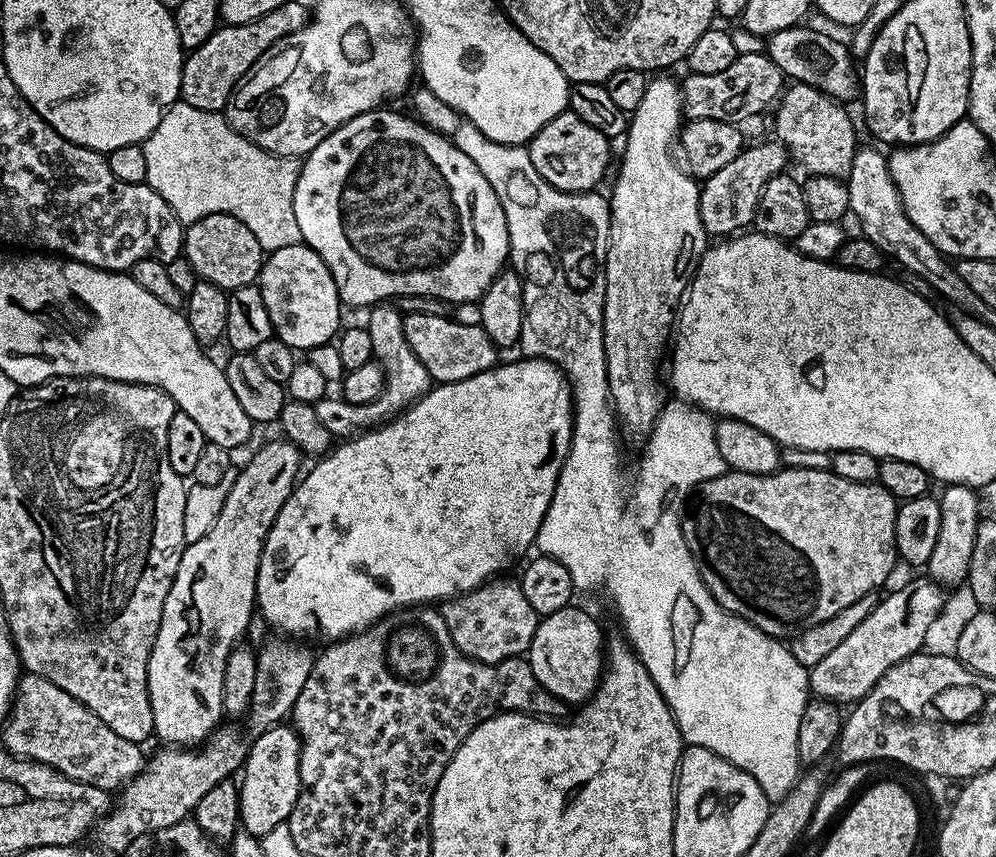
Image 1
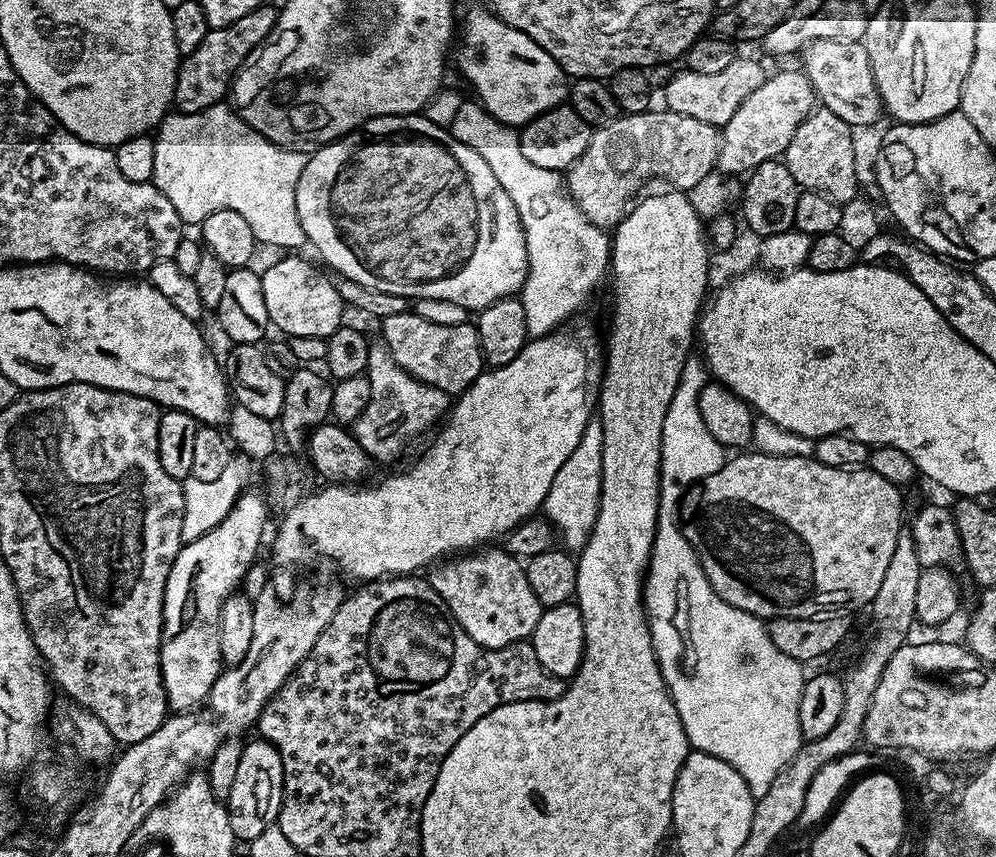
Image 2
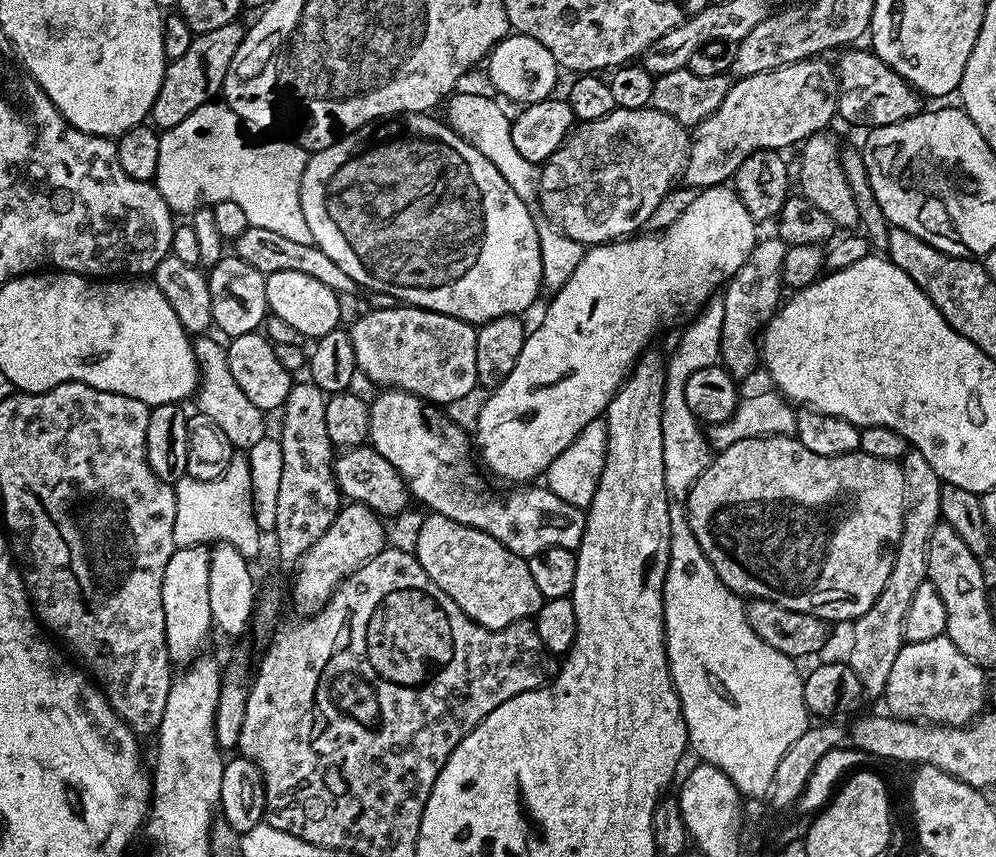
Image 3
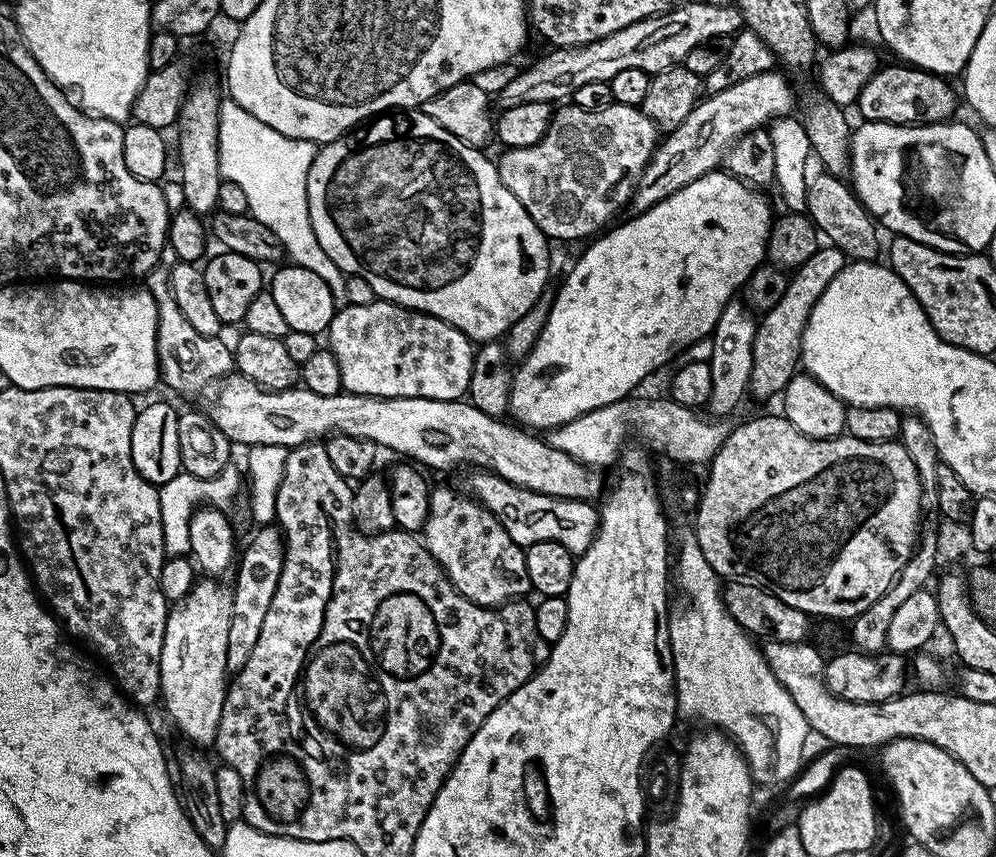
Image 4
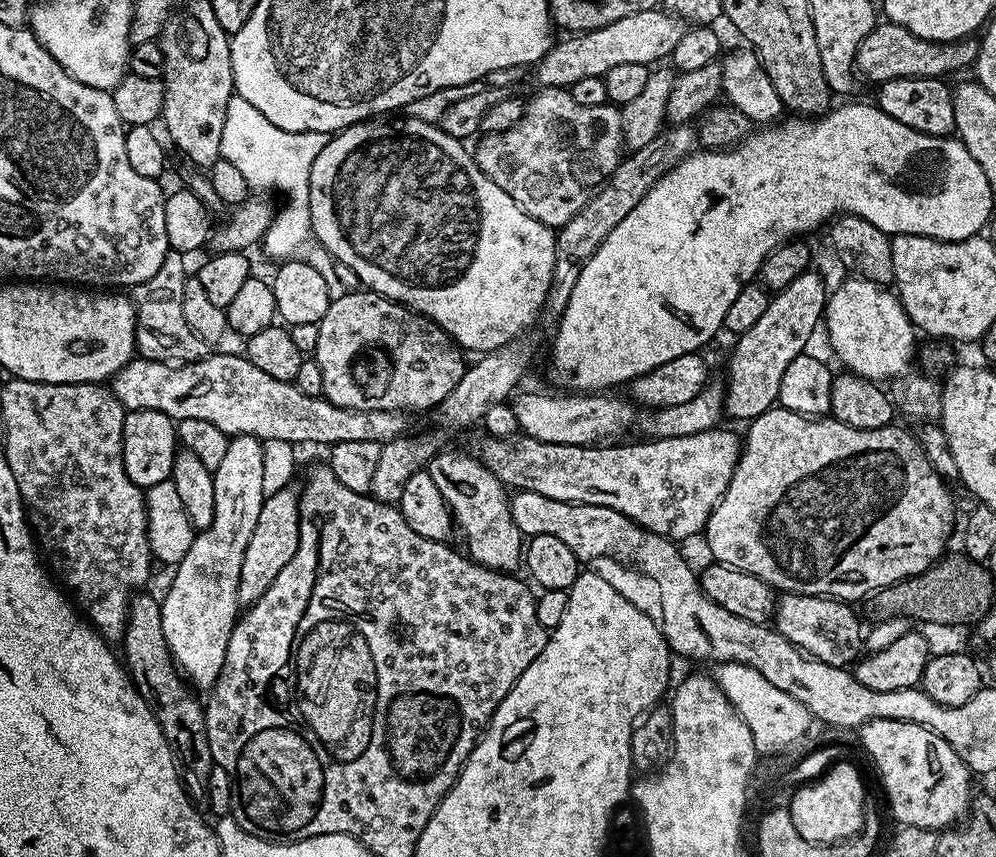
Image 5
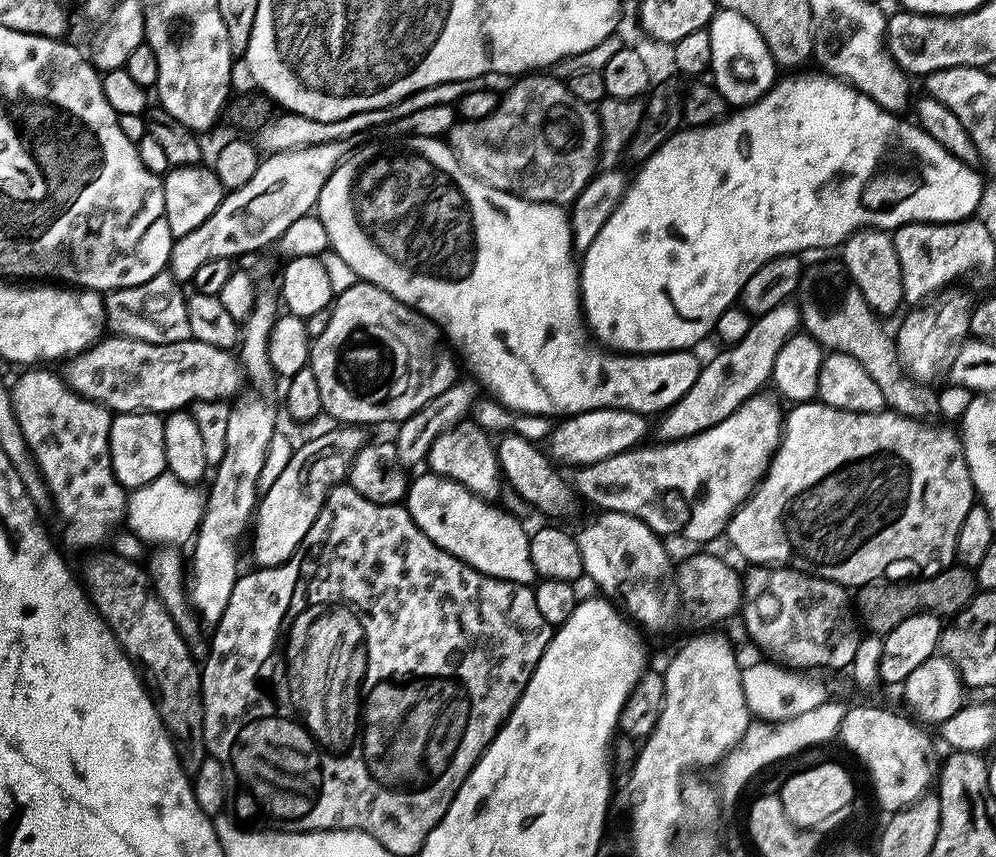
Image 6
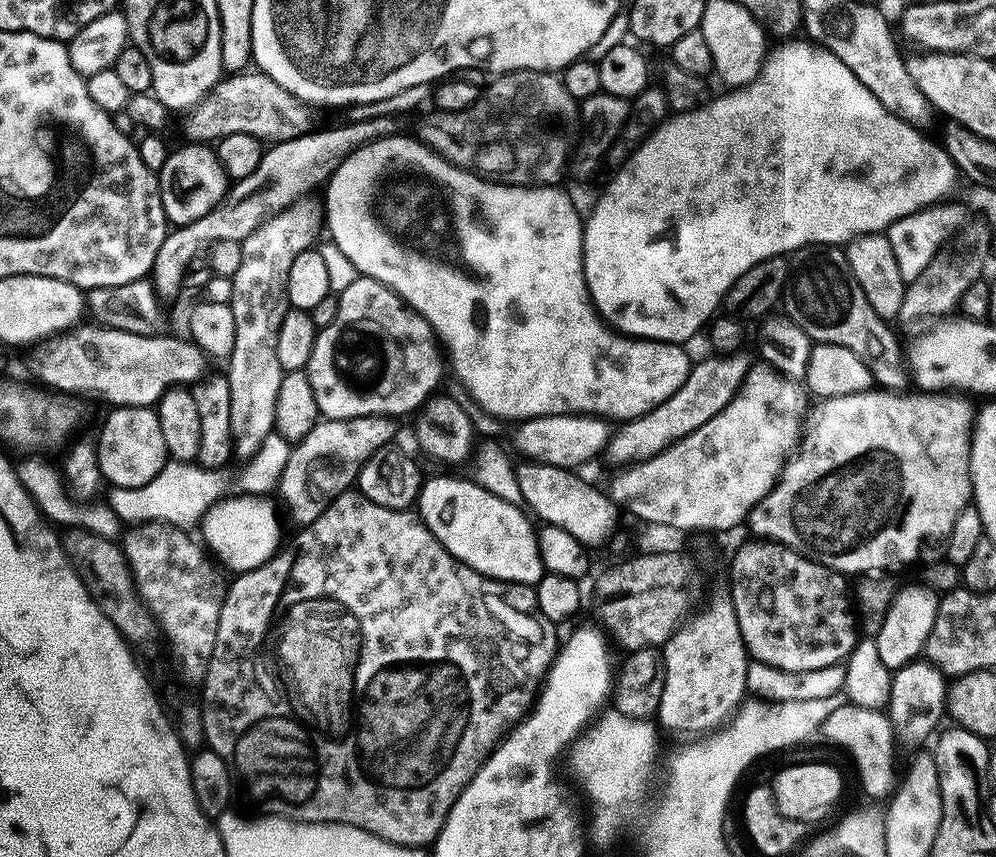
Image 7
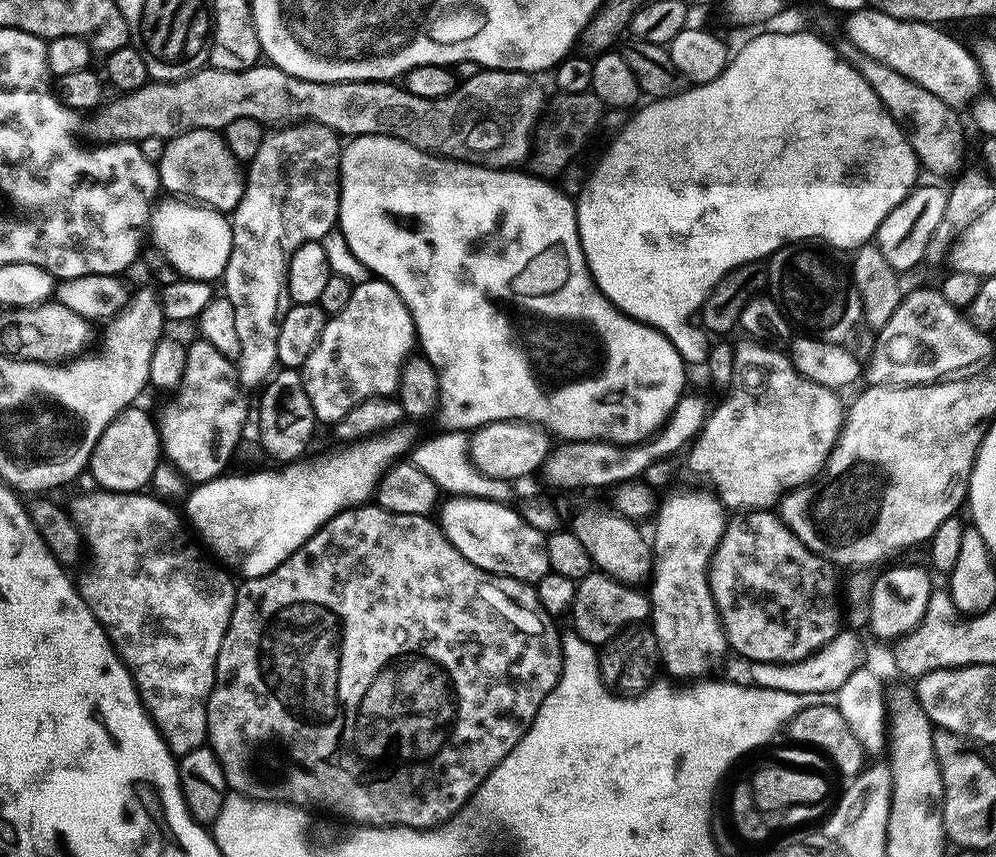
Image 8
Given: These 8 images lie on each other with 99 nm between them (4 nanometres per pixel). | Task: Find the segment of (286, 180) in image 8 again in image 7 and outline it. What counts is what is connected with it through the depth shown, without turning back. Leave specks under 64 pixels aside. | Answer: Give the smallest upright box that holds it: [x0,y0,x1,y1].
[226,194,326,457]

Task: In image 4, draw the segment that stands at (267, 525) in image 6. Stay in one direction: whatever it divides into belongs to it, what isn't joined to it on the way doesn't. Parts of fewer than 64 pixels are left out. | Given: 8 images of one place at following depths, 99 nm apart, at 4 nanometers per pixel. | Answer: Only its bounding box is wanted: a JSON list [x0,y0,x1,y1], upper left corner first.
[226,526,284,674]

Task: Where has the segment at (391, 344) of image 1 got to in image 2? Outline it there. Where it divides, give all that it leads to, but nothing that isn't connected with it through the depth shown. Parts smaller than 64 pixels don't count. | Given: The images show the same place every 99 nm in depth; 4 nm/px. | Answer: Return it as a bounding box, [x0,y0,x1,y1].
[350,342,450,461]

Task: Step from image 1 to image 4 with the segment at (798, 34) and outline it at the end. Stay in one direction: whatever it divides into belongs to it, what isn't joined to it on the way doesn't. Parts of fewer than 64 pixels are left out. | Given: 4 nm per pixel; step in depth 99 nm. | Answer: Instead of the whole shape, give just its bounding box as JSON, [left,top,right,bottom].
[858,62,956,124]

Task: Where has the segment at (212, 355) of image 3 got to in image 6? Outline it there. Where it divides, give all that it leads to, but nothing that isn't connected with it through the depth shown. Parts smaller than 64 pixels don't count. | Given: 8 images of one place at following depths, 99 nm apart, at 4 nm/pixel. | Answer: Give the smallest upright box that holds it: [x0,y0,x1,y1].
[102,272,192,344]

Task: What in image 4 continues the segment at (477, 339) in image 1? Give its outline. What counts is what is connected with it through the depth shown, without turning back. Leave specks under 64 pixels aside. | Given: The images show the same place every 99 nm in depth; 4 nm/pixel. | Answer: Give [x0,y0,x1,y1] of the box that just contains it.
[326,298,474,400]

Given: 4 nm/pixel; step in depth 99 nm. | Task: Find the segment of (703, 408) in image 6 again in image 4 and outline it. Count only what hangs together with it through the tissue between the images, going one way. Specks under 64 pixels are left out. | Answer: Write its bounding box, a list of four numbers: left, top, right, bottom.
[750,245,848,400]

